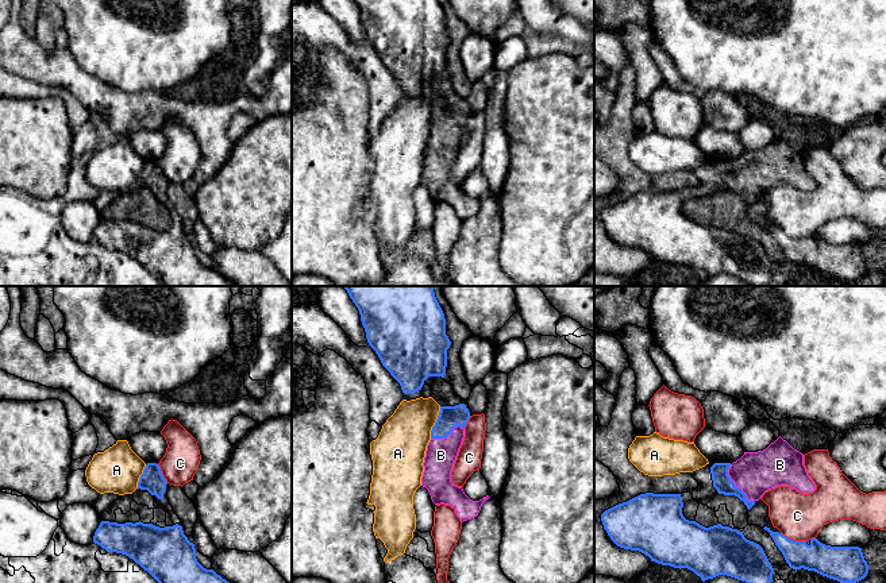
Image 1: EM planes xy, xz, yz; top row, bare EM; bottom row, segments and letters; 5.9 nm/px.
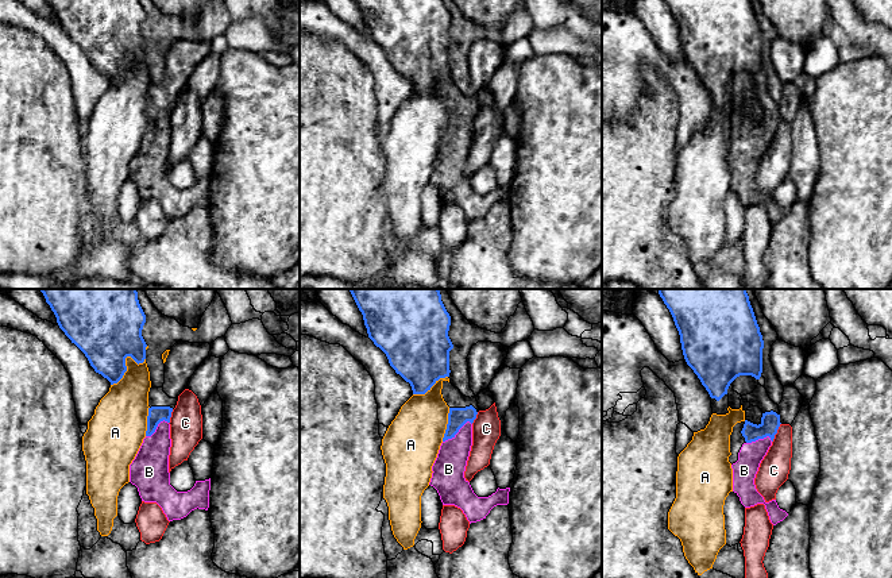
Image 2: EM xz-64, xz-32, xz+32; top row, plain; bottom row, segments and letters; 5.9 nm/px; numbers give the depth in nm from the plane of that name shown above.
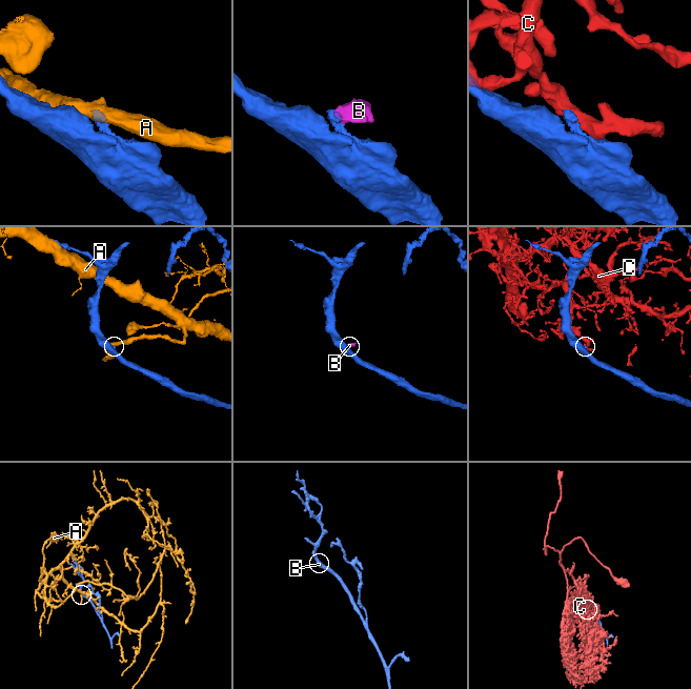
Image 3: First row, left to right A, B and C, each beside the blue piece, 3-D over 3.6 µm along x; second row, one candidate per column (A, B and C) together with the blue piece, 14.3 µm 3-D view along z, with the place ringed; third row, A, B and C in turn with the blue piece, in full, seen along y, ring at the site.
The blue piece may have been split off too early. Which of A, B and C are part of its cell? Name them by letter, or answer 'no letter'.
B

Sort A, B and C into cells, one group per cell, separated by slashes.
A / B / C

